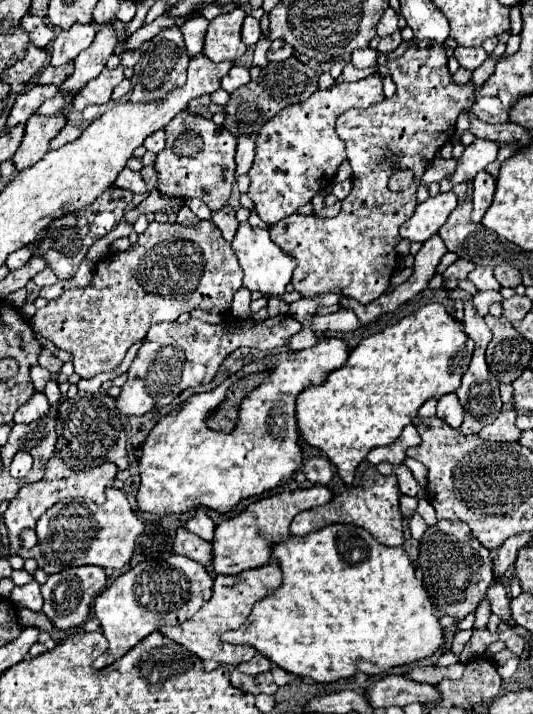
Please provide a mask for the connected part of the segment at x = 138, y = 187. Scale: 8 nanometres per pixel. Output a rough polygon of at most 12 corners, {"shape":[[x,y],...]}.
{"shape":[[120,172],[114,186],[126,188],[132,194],[144,194],[146,184],[138,172]]}

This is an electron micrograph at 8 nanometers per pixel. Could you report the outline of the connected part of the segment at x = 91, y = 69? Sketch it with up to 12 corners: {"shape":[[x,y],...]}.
{"shape":[[100,26],[74,60],[58,90],[76,96],[104,70],[118,44],[116,30]]}

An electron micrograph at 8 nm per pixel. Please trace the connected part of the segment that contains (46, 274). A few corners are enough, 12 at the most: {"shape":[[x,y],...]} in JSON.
{"shape":[[50,268],[32,278],[36,286],[52,286],[58,278]]}

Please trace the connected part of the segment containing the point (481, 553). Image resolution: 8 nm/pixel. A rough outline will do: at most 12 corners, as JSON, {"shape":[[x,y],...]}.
{"shape":[[462,522],[430,526],[420,572],[434,606],[462,620],[494,582]]}

